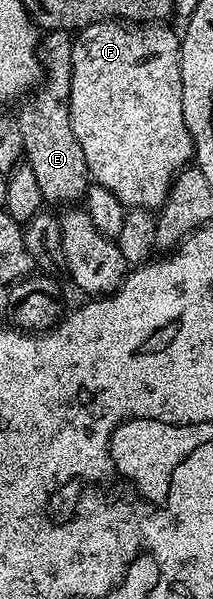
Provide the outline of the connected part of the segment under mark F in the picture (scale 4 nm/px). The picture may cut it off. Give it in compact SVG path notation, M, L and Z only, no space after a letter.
M114 19L104 20L98 24L92 24L86 28L80 29L76 33L73 42L73 57L71 58L71 130L75 130L75 138L79 138L79 146L83 146L83 158L87 158L87 170L89 171L92 183L101 186L107 186L107 190L111 190L111 194L115 194L115 198L119 198L119 202L123 202L126 209L131 208L148 208L150 210L160 209L161 205L165 203L167 194L173 185L173 179L182 168L186 167L194 159L195 153L193 151L193 135L187 130L187 122L183 118L183 74L181 73L181 36L178 33L173 33L171 29L164 28L161 22L150 22L140 26L134 26L128 22L118 22Z

